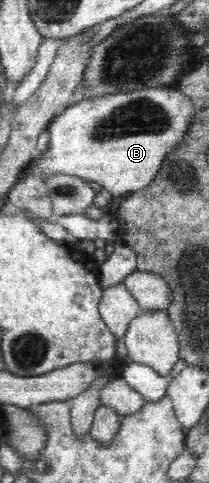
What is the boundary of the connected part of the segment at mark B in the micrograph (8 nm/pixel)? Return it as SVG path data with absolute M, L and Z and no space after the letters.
M166 86L142 87L129 90L128 93L112 93L76 100L49 123L46 130L50 137L46 151L30 160L23 173L35 175L42 180L49 174L64 173L89 182L95 181L114 197L128 195L152 184L164 157L184 141L193 111L193 104L188 96L179 89Z

